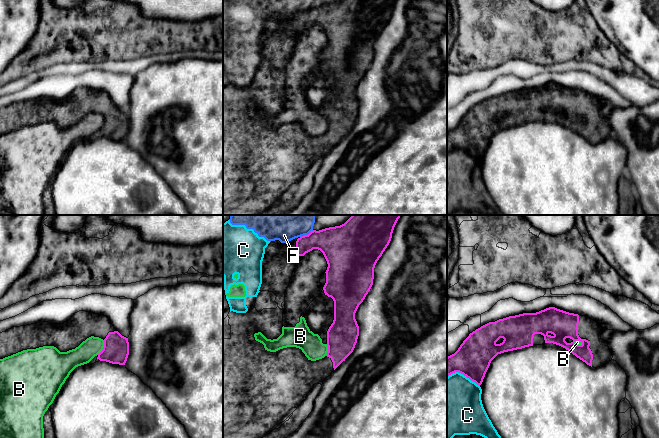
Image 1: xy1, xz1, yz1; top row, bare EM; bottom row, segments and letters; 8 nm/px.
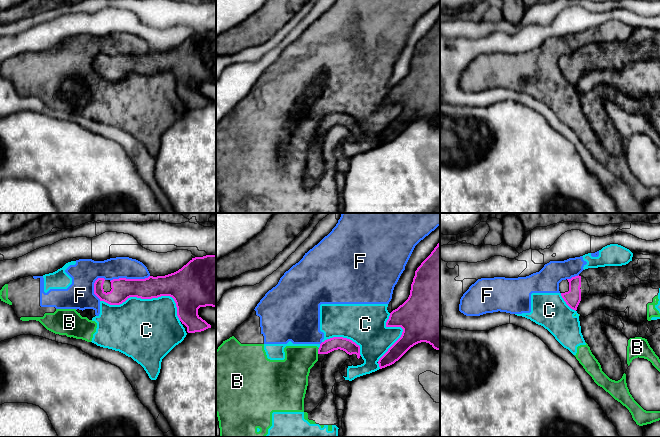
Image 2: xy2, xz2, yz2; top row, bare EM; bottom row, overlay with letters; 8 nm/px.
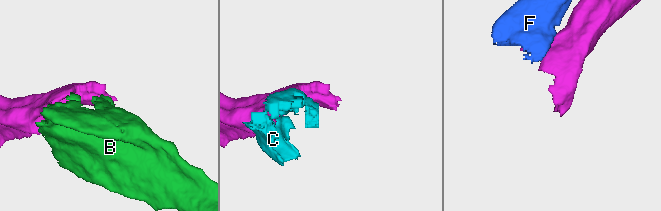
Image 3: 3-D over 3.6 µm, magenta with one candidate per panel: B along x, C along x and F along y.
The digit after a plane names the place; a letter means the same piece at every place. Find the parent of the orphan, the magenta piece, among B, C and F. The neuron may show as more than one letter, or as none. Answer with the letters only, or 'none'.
none

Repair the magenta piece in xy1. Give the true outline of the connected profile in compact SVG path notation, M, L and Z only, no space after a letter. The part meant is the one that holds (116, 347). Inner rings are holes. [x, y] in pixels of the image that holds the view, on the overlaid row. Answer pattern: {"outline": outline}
{"outline": "M86 311L75 313L62 324L39 322L0 333L0 359L43 346L54 346L60 352L67 352L91 336L104 340L96 362L125 365L129 355L128 338L122 336L106 316Z"}

